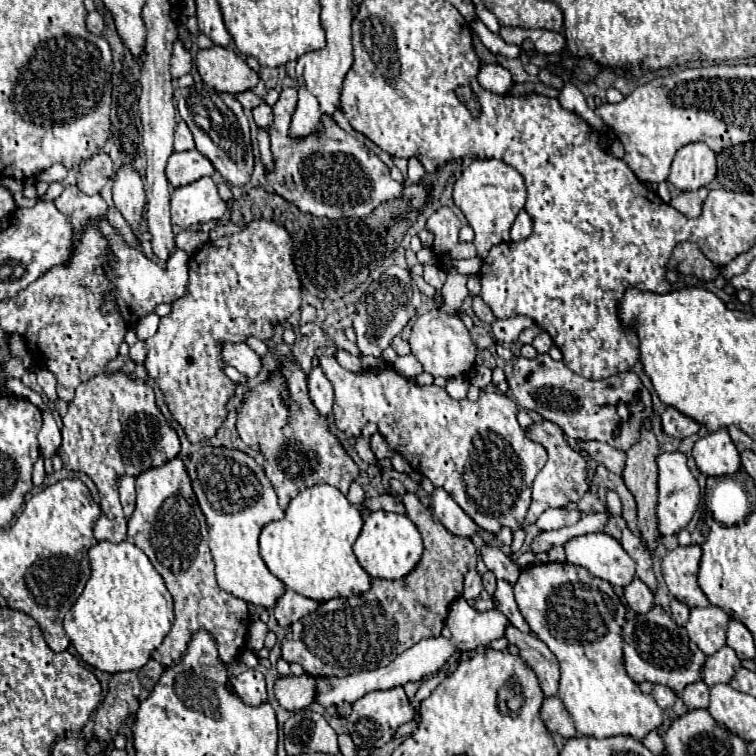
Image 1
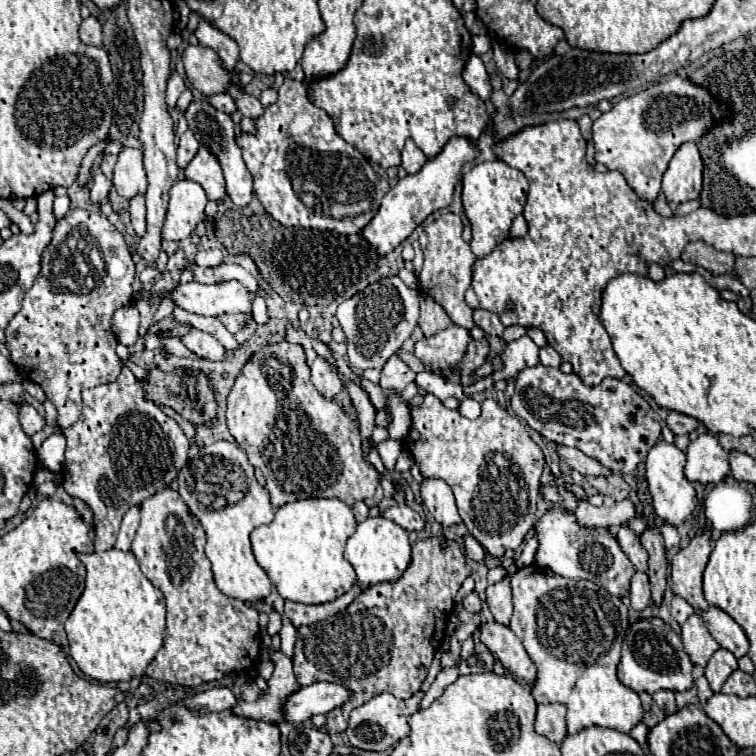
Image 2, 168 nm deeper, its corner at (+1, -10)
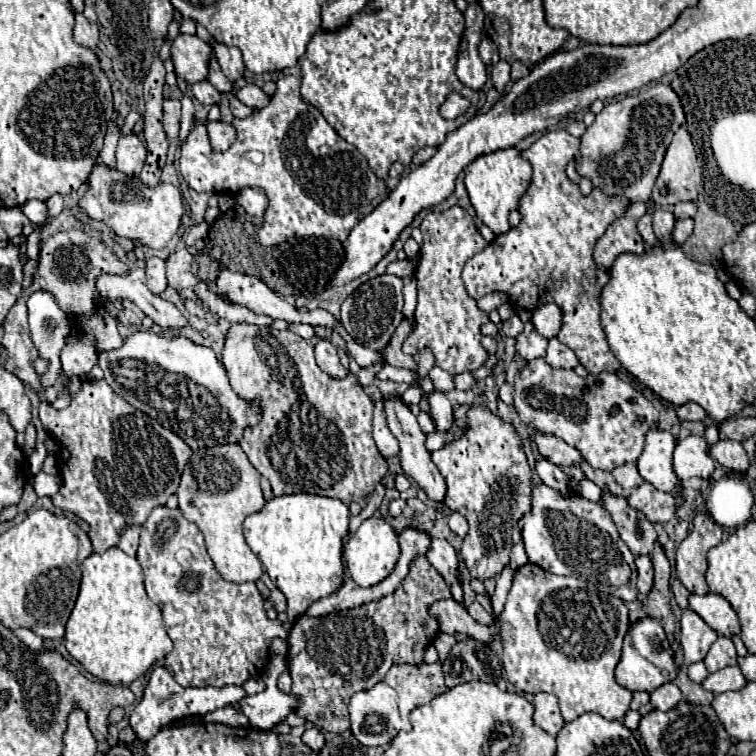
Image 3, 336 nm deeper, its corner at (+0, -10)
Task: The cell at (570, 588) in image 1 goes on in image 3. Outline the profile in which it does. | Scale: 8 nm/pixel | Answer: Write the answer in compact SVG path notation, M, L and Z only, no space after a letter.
M525 564L515 570L513 586L509 590L505 608L499 616L501 644L503 644L503 668L507 680L519 692L553 692L559 700L565 722L575 720L583 712L597 712L609 720L621 720L629 710L631 692L619 686L613 678L613 670L621 658L623 636L629 628L627 606L623 600L593 588L591 584L573 576L555 576L535 564Z

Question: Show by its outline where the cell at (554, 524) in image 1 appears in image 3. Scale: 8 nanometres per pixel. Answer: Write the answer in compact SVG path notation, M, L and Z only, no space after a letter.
M643 482L631 496L629 496L631 506L635 506L637 510L643 510L643 514L651 520L651 522L667 522L675 516L675 508L677 508L677 500L673 494L669 492L659 492L655 490L649 482Z

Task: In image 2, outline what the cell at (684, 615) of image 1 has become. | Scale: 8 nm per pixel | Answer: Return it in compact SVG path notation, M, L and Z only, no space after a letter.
M674 596L674 600L672 600L672 608L670 608L670 614L672 614L672 618L682 626L686 620L688 620L688 616L692 616L696 610L686 602L686 600L682 600L682 598L678 598L678 596Z

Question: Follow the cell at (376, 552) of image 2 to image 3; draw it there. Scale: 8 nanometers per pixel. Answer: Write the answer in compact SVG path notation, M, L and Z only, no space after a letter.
M367 518L345 546L345 560L347 560L349 576L363 588L375 586L375 582L381 582L383 578L387 578L397 558L399 558L397 534L383 518Z

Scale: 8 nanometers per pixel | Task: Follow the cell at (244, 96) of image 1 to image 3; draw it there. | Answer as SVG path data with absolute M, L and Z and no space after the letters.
M207 80L191 84L191 94L201 102L201 104L219 104L221 92L217 92Z

